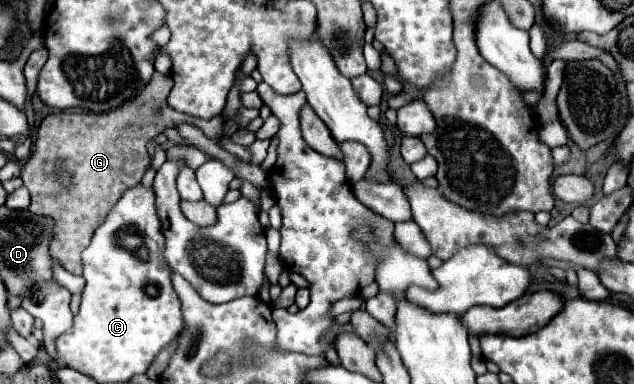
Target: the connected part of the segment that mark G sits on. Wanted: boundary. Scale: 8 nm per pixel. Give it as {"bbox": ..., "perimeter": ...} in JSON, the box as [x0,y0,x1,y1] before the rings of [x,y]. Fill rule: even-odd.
{"bbox":[21,71,223,275],"perimeter":[[[155,71],[149,87],[145,87],[133,101],[107,111],[107,113],[53,113],[47,115],[39,129],[37,129],[37,141],[35,141],[35,153],[31,153],[29,161],[23,165],[21,179],[23,185],[31,193],[31,211],[37,215],[47,215],[55,221],[53,227],[53,243],[51,243],[51,257],[59,259],[59,263],[75,275],[81,275],[81,251],[89,245],[89,239],[93,237],[93,231],[105,221],[105,215],[115,207],[117,199],[121,199],[125,189],[135,187],[141,183],[143,173],[147,171],[151,157],[147,155],[147,141],[153,139],[155,135],[163,133],[167,127],[177,127],[181,121],[187,121],[195,127],[199,127],[209,139],[217,139],[223,135],[223,119],[215,117],[211,121],[201,121],[193,119],[189,115],[177,113],[167,105],[167,95],[173,89],[173,79],[171,75]],[[57,169],[65,169],[73,175],[73,185],[63,187],[55,175]]]}

